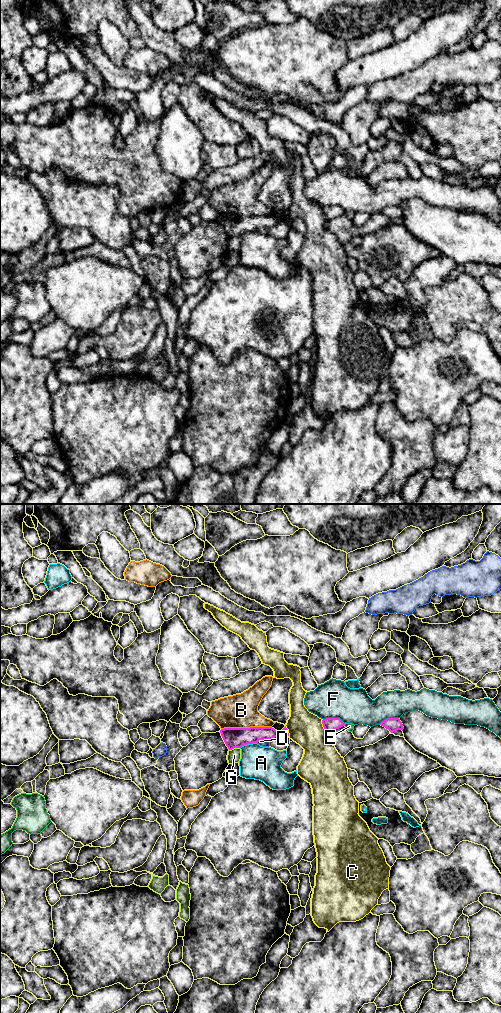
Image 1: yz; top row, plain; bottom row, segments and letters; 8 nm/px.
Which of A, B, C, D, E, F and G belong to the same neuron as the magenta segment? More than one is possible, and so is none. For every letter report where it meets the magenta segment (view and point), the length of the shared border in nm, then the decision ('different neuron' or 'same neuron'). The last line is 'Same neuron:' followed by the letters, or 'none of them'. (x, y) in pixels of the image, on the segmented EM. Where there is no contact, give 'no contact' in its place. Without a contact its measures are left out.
A: meets magenta in yz at (248, 743); contact 140 nm long; different neuron
B: meets magenta in yz at (246, 728); contact 400 nm long; different neuron
C: meets magenta in yz at (323, 726); contact 120 nm long; different neuron
D: meets magenta in yz at (262, 739); contact 110 nm long; different neuron
E: meets magenta in yz at (344, 724); contact 30 nm long; different neuron
F: meets magenta in yz at (334, 718); contact 180 nm long; different neuron
G: meets magenta in yz at (234, 747); contact 90 nm long; different neuron
Same neuron: none of them

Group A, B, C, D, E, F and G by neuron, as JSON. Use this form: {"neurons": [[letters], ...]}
{"neurons": [["A"], ["B"], ["C"], ["D"], ["E"], ["F"], ["G"]]}

